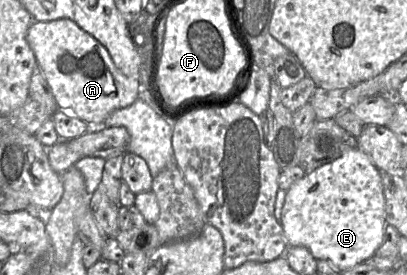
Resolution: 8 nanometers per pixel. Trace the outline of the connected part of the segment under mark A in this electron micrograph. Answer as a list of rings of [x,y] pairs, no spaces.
[[[67,18],[46,22],[33,20],[26,39],[58,108],[87,124],[103,124],[113,111],[126,108],[139,98],[139,80],[124,75],[115,66],[107,49],[74,21]]]

